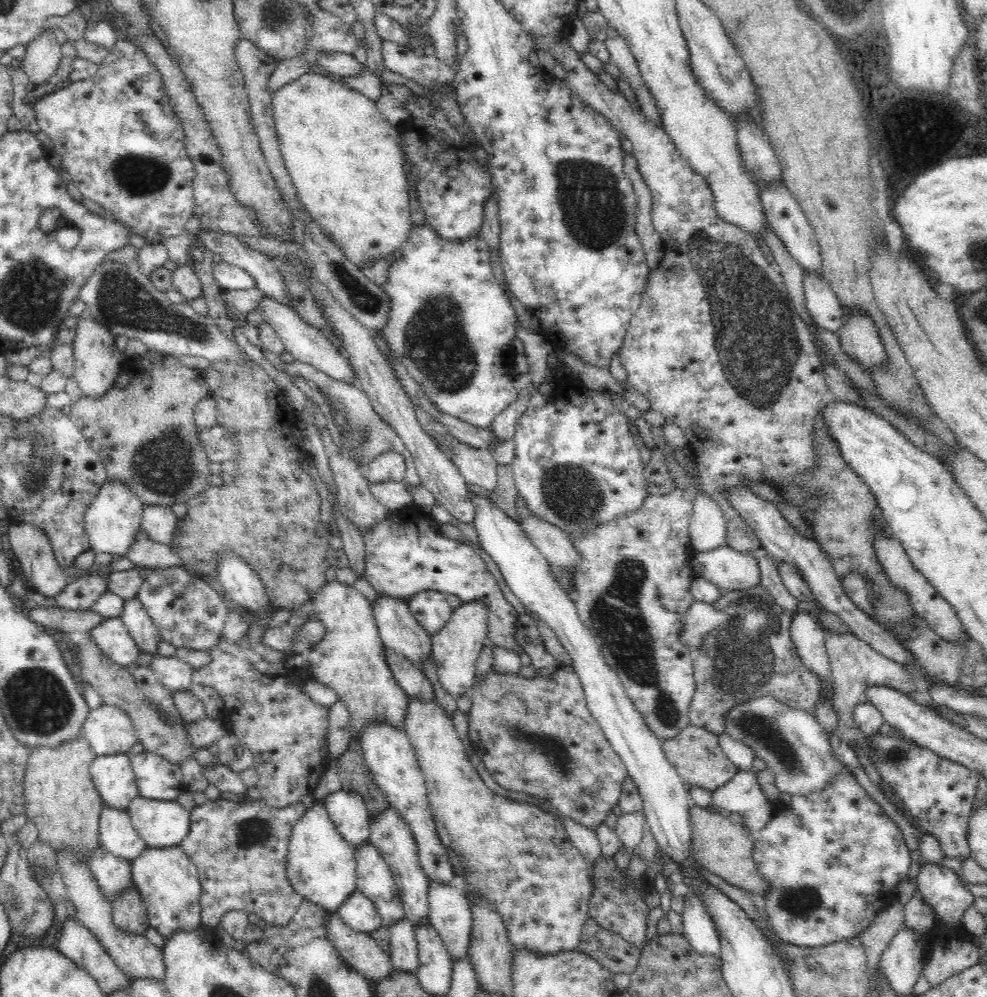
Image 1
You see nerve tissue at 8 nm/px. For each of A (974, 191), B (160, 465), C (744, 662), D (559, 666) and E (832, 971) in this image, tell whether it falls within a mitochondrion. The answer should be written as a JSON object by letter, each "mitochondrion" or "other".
{"A":"other","B":"mitochondrion","C":"mitochondrion","D":"other","E":"other"}

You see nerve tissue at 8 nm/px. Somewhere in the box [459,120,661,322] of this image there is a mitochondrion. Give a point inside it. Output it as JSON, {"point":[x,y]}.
{"point":[594,211]}

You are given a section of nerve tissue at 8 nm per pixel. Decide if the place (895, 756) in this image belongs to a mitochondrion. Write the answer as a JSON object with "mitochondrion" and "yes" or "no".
{"mitochondrion":"yes"}

